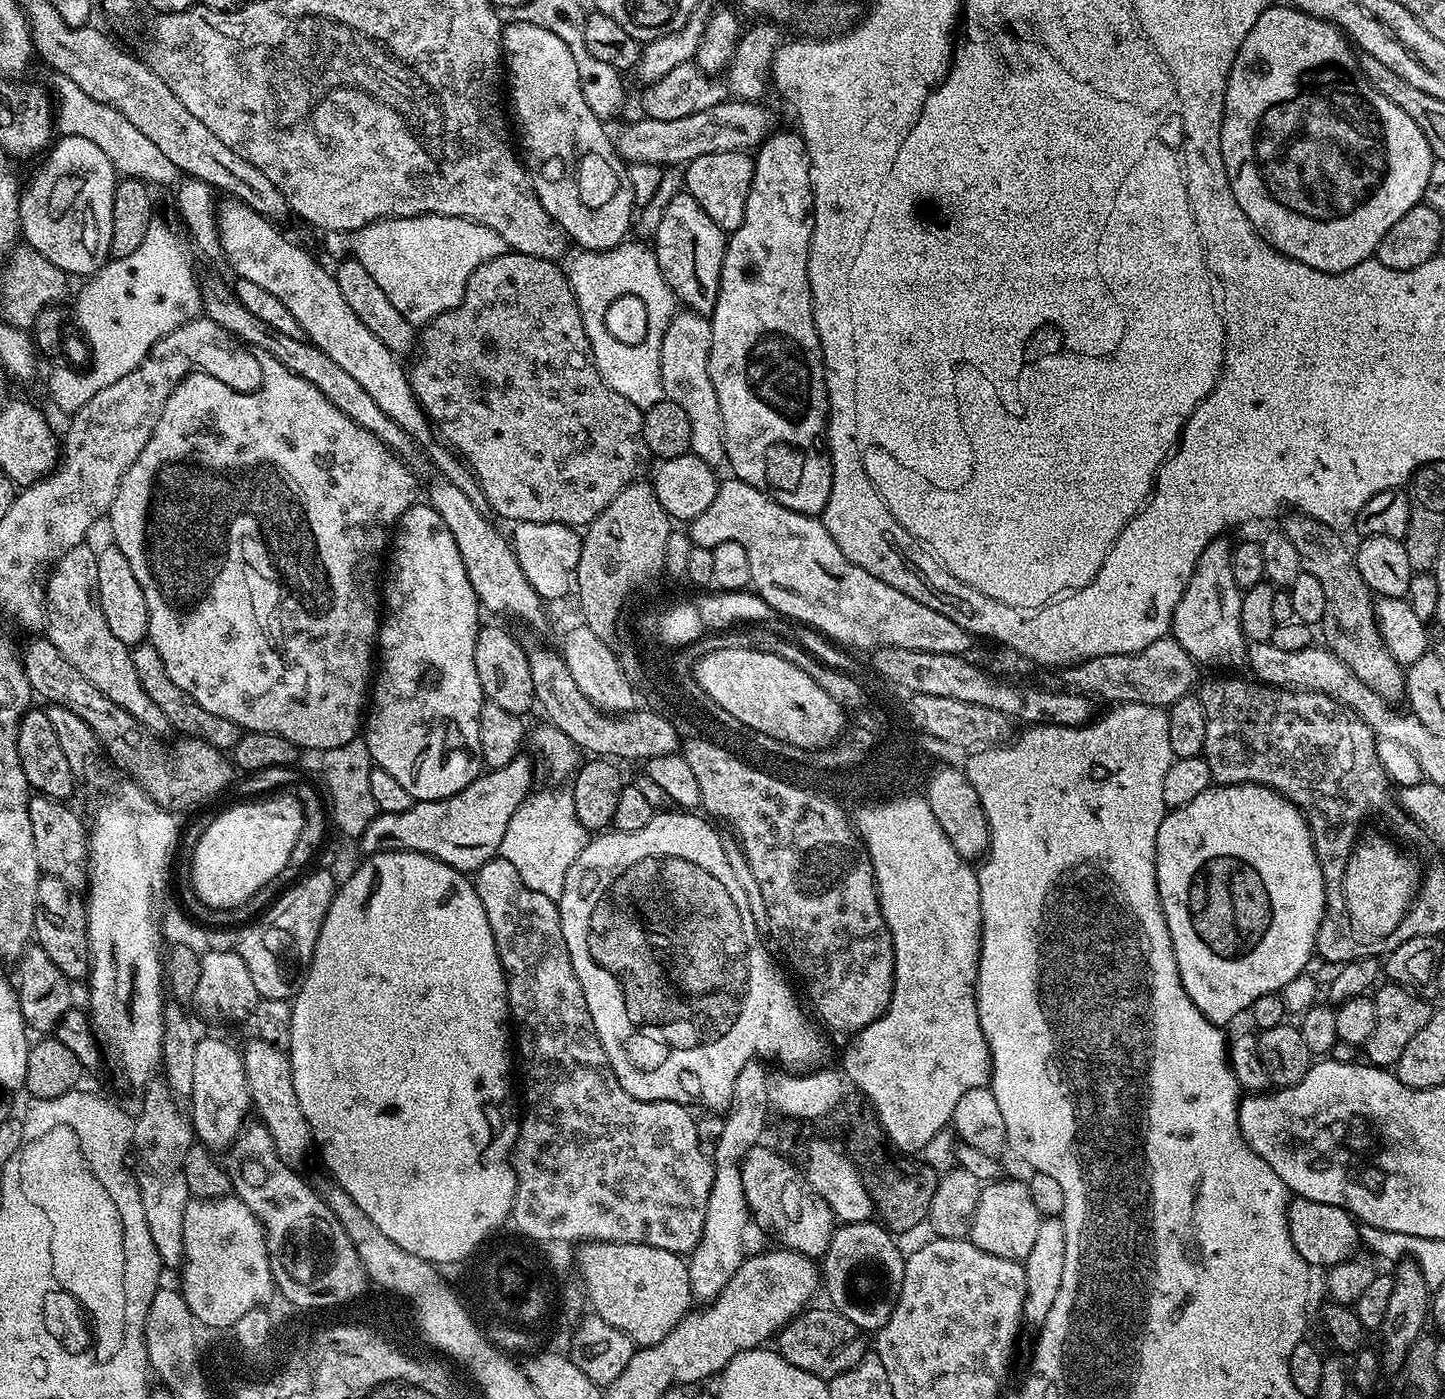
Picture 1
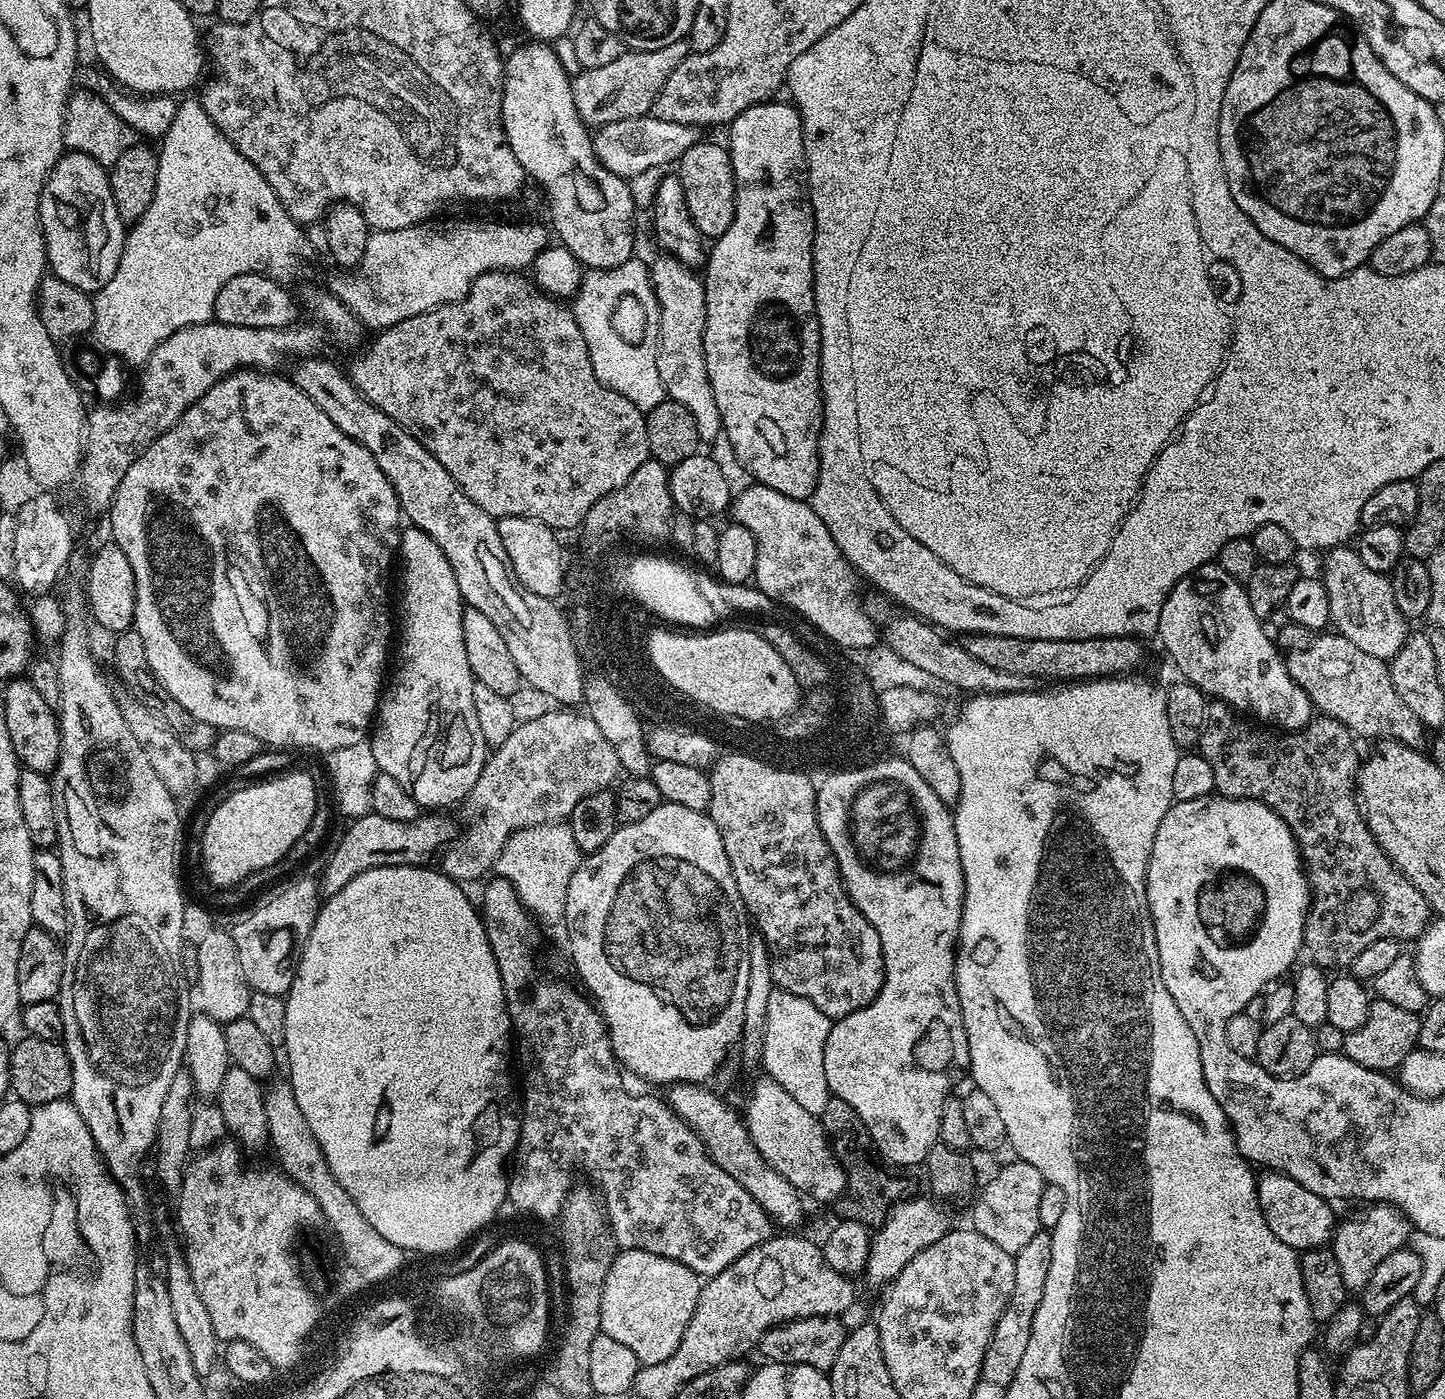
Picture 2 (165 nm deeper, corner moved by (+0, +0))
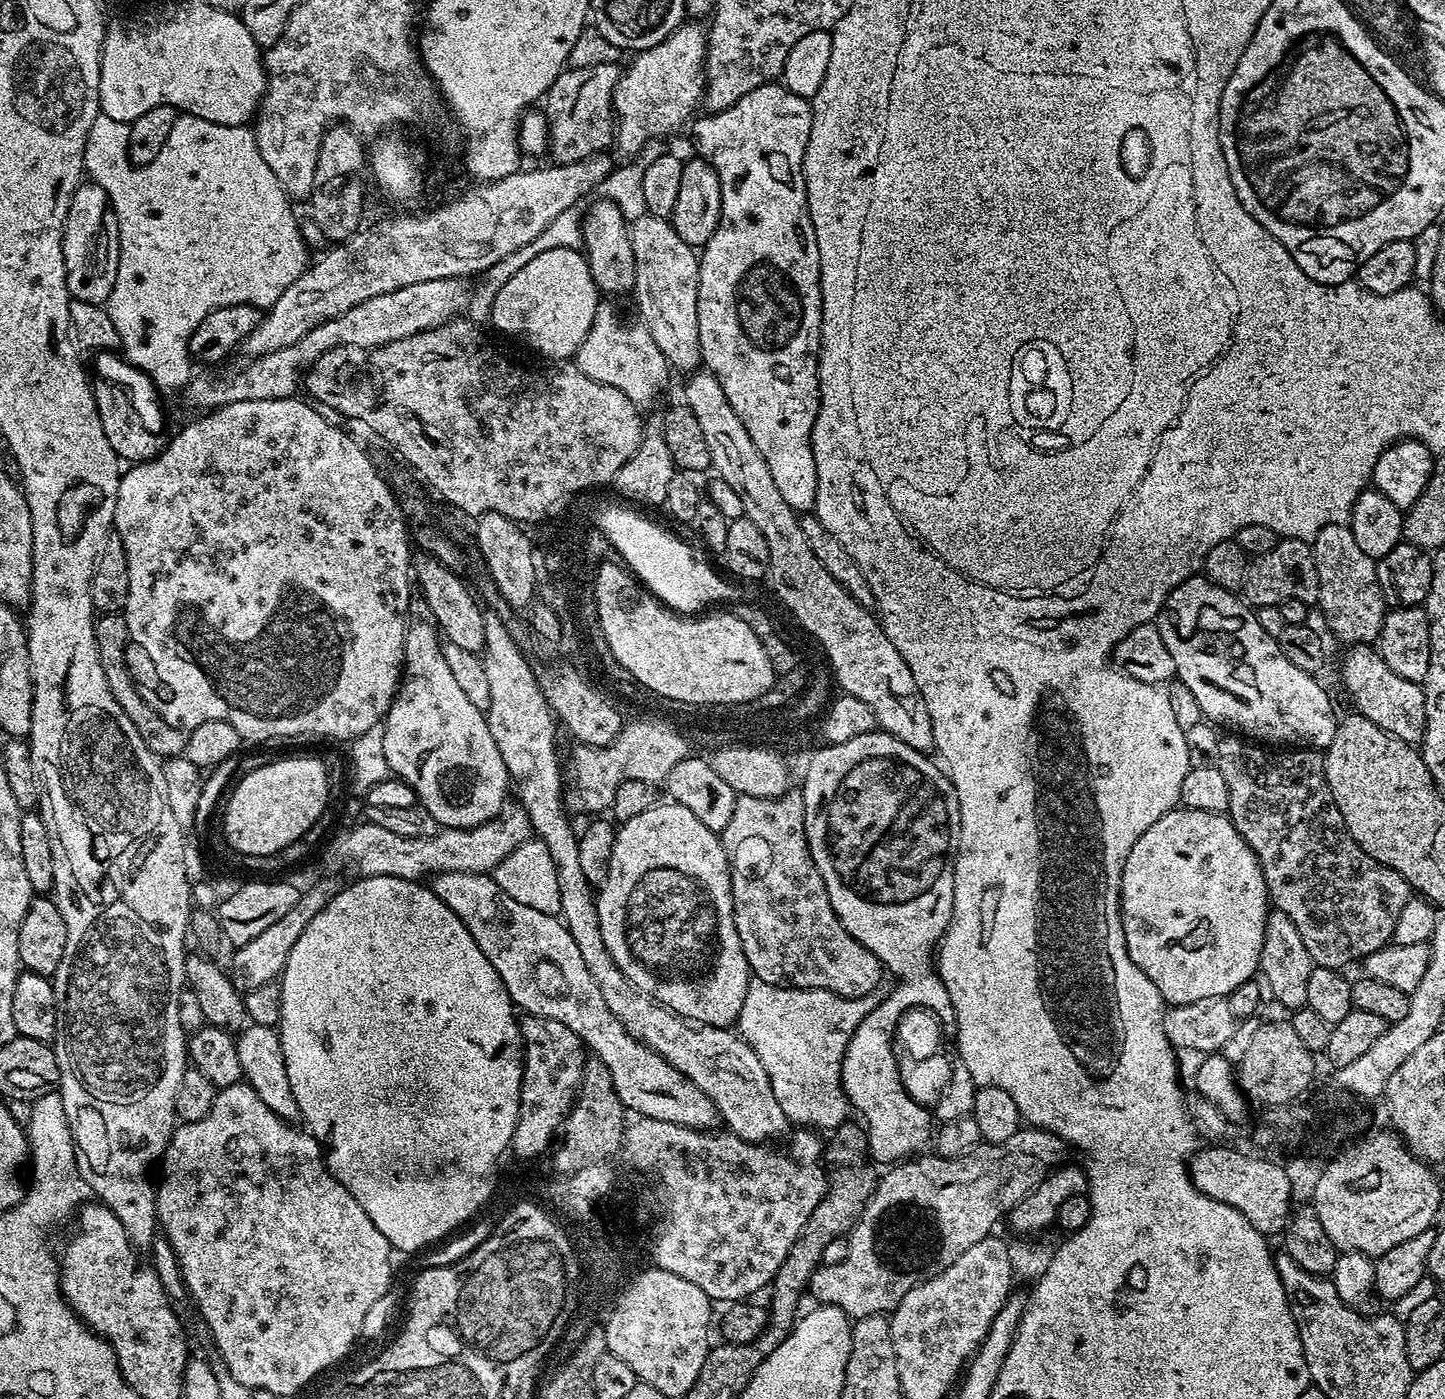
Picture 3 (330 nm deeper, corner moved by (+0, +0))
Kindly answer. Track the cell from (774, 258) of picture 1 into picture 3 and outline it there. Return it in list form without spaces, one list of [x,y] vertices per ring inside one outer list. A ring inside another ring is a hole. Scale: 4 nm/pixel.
[[[783,83],[763,84],[750,94],[738,98],[734,106],[721,112],[704,114],[691,125],[692,136],[696,139],[699,159],[716,168],[722,186],[722,210],[720,224],[714,234],[705,242],[700,258],[700,277],[698,278],[698,342],[703,367],[718,378],[718,386],[726,393],[726,402],[734,406],[734,414],[742,418],[742,426],[746,426],[746,434],[750,434],[750,442],[758,446],[758,454],[766,458],[766,467],[774,477],[774,486],[791,508],[798,514],[808,514],[816,507],[818,494],[818,470],[814,466],[814,450],[812,449],[812,427],[820,405],[820,383],[816,373],[816,355],[820,352],[820,323],[822,322],[822,294],[820,293],[820,259],[818,258],[818,242],[816,231],[810,222],[808,213],[808,195],[804,181],[804,155],[806,142],[812,129],[812,105],[807,99],[799,97]]]

